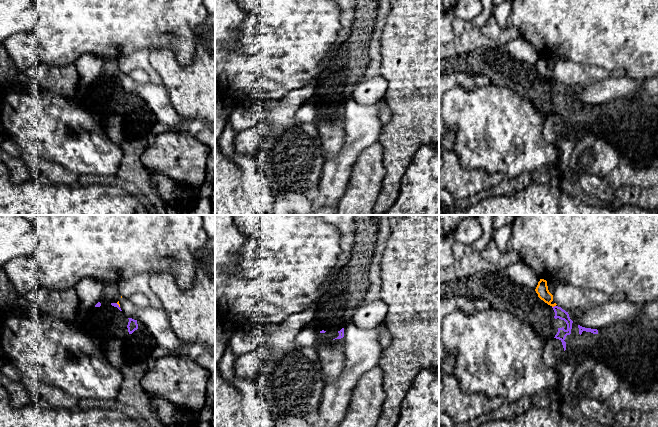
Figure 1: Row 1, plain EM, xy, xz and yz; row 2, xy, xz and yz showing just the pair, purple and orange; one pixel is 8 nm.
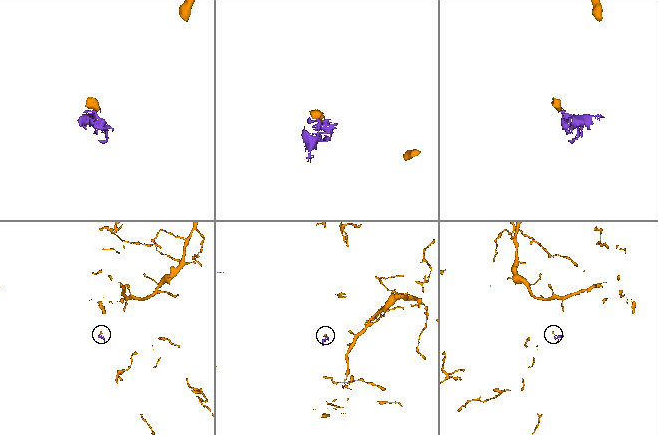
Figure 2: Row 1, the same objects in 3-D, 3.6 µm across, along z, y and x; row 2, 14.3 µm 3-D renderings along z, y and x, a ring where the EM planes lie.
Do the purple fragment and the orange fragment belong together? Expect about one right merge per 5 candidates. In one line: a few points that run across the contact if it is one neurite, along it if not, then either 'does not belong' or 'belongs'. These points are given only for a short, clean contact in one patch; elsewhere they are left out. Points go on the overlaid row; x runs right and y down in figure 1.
line yz (555, 305), (552, 307); does not belong

